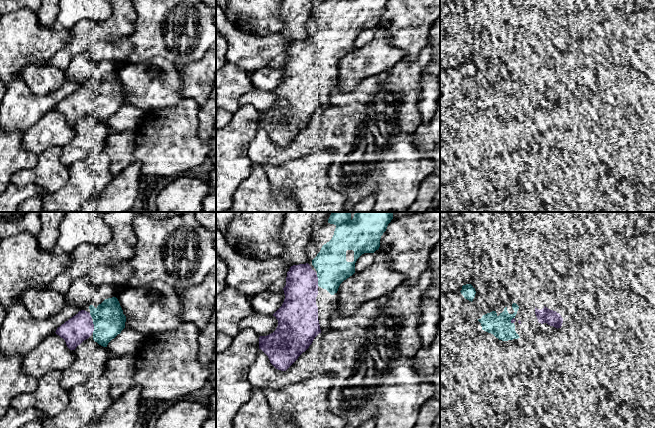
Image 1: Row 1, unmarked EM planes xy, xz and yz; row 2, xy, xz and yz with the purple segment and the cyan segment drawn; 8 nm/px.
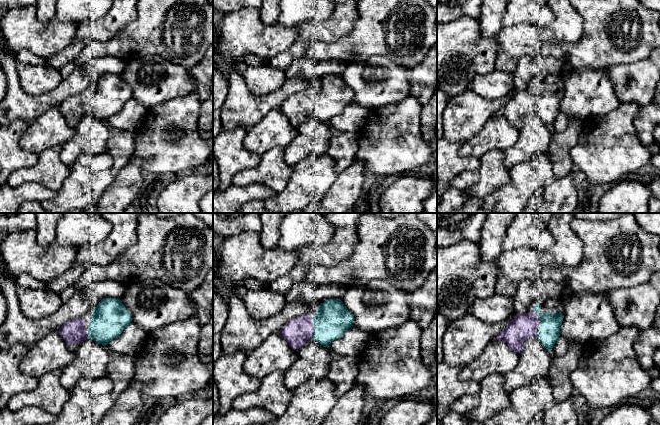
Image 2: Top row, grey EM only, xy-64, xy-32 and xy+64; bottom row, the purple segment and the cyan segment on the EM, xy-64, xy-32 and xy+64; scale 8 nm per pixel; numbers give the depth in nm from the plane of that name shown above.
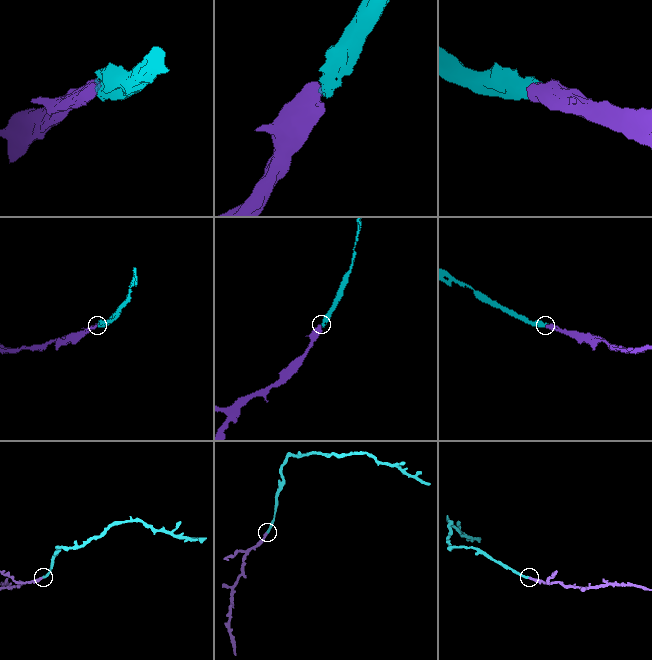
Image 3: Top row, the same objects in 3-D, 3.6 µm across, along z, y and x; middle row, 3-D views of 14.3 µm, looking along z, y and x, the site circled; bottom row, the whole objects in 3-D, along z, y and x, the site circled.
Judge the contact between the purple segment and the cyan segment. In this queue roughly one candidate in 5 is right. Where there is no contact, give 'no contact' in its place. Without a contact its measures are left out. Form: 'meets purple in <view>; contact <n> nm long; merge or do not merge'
meets purple in xy; contact 100 nm long; merge

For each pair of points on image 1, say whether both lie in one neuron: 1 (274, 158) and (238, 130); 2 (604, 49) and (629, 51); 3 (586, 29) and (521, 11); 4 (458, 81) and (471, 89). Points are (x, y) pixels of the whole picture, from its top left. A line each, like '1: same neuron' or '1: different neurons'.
1: different neurons
2: same neuron
3: different neurons
4: same neuron

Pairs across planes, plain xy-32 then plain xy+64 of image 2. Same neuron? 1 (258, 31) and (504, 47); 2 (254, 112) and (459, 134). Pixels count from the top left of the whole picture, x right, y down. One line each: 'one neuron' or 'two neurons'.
1: two neurons
2: one neuron

